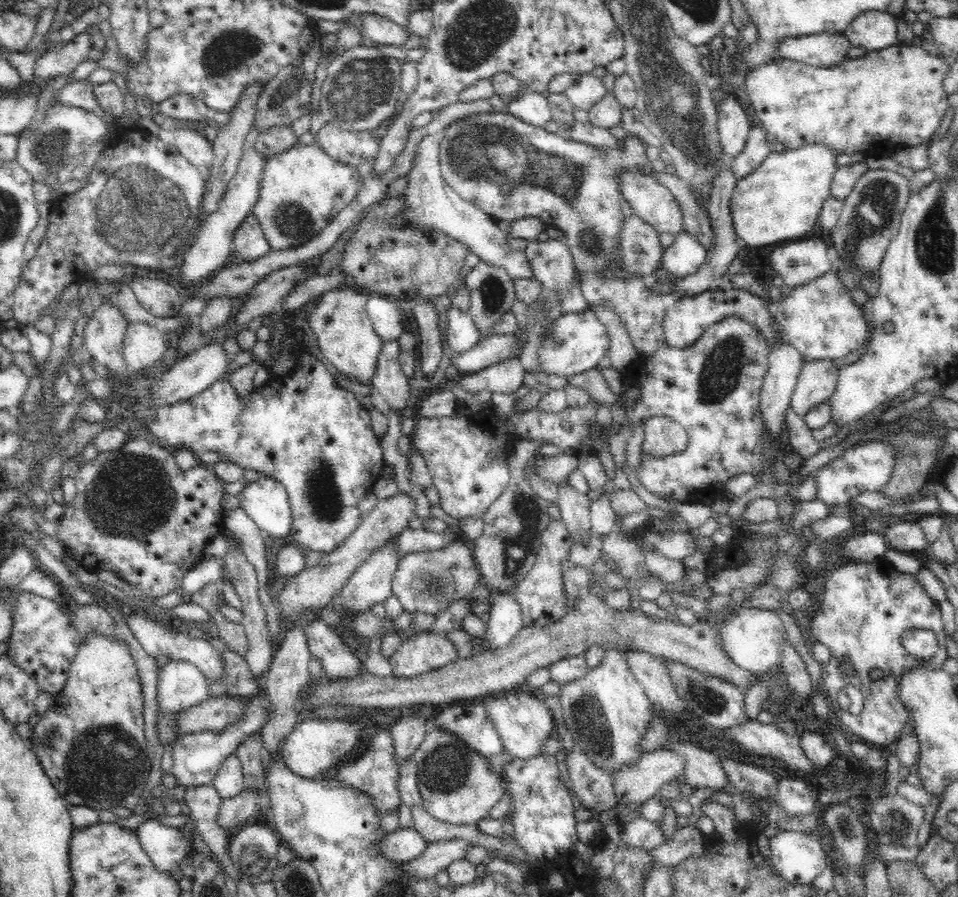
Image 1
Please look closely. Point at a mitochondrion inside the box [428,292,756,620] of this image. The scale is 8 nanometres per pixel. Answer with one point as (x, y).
(525, 520)

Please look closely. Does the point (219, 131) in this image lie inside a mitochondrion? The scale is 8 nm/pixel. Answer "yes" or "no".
no

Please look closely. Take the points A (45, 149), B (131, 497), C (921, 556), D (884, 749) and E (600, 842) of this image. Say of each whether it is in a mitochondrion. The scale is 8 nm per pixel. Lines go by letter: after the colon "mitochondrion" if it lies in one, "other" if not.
A: mitochondrion
B: mitochondrion
C: other
D: other
E: other

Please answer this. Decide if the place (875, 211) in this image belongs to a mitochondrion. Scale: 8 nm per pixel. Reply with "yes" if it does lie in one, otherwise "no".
yes

